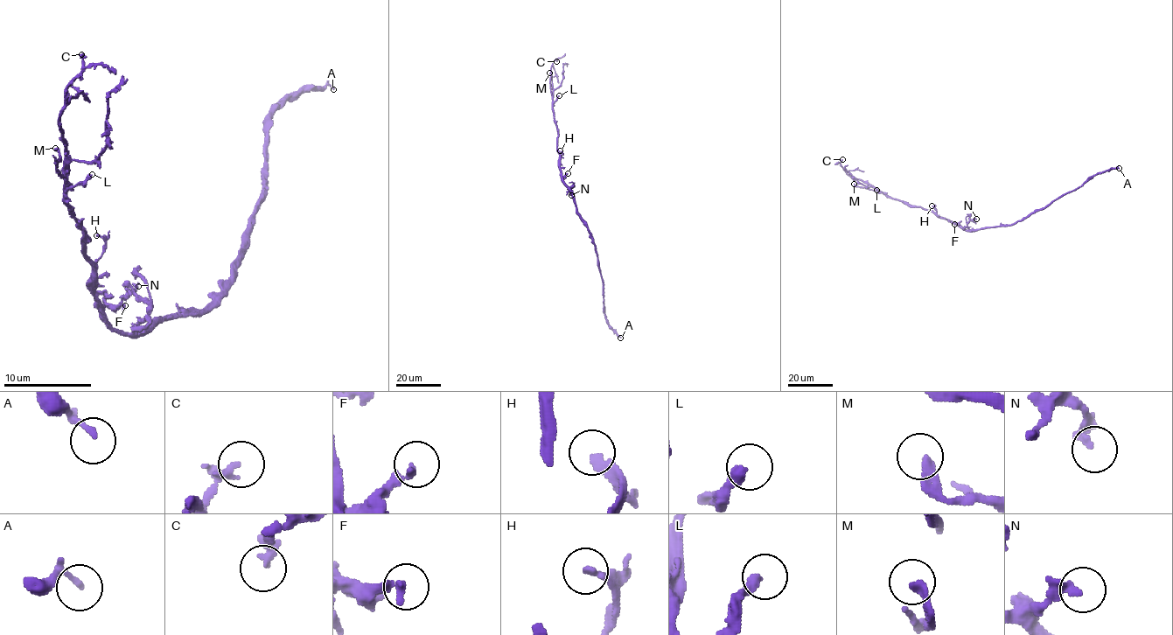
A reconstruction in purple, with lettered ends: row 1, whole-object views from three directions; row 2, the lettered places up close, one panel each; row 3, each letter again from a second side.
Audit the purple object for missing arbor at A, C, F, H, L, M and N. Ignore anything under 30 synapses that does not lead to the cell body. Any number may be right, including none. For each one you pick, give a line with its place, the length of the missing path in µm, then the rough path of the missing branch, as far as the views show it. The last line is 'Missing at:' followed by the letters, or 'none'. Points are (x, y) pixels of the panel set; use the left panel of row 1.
F: Place: (125, 305). Missing length about 10 µm. Course of what is missing: (125, 305), (138, 301), (144, 292), (136, 282), (125, 282), (118, 273)
Missing at: F

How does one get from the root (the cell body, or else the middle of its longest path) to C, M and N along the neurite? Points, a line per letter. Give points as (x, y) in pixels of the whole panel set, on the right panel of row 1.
C: (975, 229), (967, 231), (931, 211), (887, 198), (872, 186), (851, 177), (840, 163), (842, 159)
M: (975, 229), (967, 231), (931, 211), (908, 205), (876, 190), (856, 186), (854, 184)
N: (975, 229), (970, 229), (967, 224), (976, 219)

